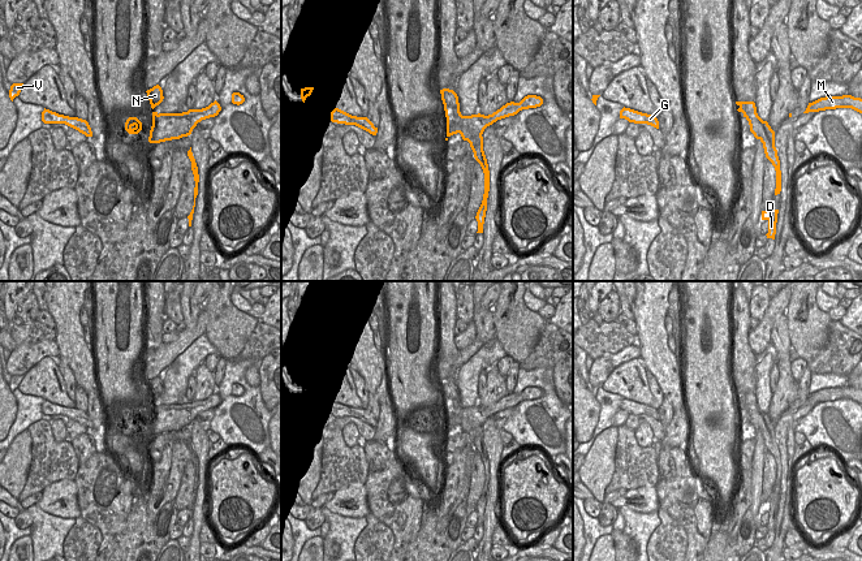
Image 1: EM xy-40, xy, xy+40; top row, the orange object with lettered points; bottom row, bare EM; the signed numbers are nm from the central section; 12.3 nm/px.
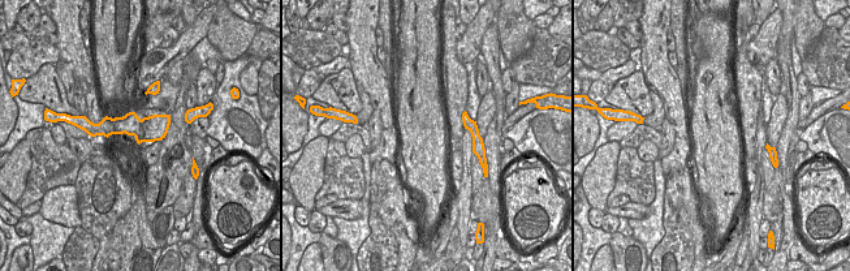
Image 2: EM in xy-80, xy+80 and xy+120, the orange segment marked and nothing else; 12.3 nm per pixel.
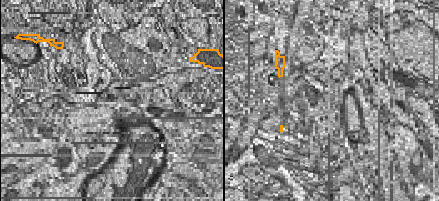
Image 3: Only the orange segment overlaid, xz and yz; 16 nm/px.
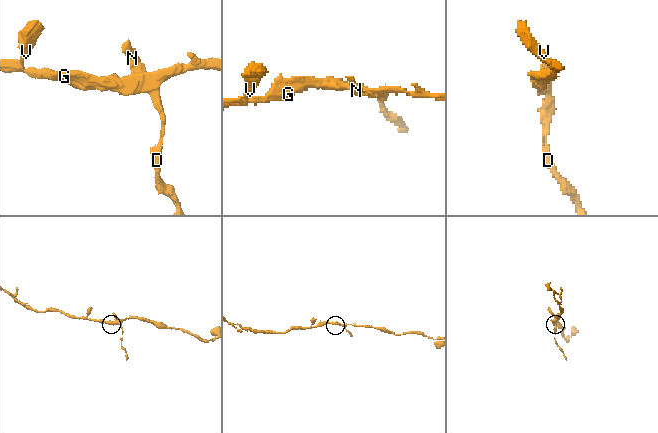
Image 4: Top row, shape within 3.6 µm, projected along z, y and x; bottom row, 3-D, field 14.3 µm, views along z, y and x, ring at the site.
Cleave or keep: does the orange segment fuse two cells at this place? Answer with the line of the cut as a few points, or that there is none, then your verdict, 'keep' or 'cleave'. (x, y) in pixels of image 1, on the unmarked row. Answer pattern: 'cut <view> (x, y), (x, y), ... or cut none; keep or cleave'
cut xy (464, 408), (458, 414), (447, 410); cleave

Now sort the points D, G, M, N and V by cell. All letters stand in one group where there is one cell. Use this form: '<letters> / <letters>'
D N / G M V

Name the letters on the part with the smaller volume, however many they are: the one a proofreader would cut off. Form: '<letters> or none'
D, N

